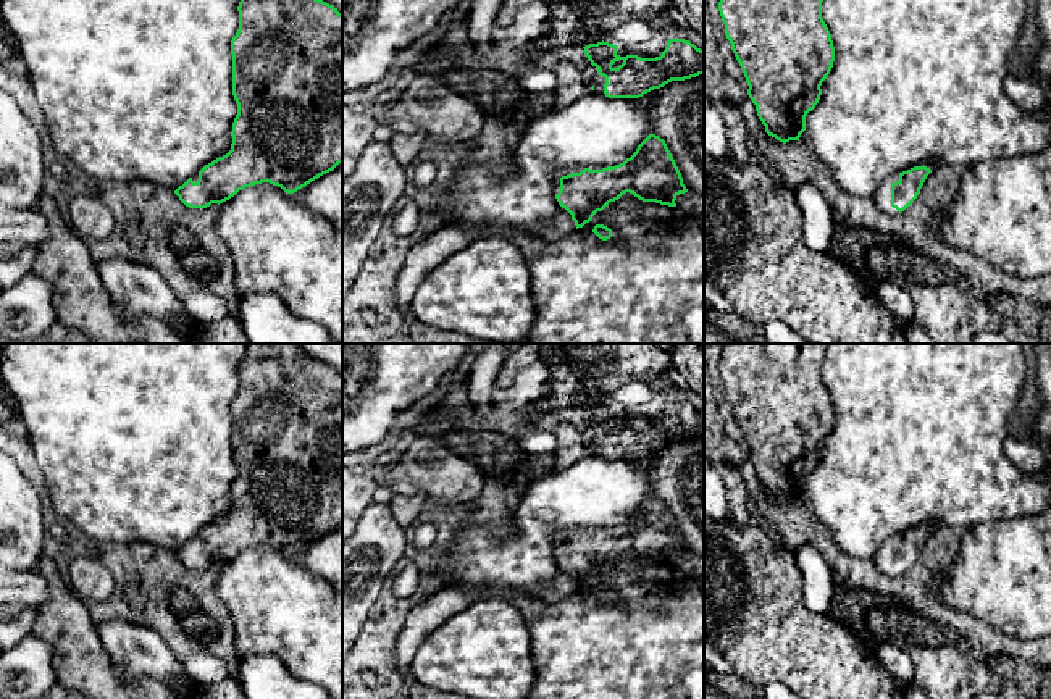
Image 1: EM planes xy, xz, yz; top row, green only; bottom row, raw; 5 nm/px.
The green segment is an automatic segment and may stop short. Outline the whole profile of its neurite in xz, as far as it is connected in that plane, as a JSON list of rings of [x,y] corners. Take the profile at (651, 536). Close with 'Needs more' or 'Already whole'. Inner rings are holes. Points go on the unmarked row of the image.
[[[649,496],[620,526],[559,531],[554,554],[578,591],[626,554],[643,563],[676,568],[676,559],[688,550],[665,502]]]. Needs more

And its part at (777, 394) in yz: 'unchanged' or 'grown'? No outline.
unchanged

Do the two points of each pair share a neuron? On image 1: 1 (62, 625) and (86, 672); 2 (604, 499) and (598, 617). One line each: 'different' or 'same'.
1: same
2: different

